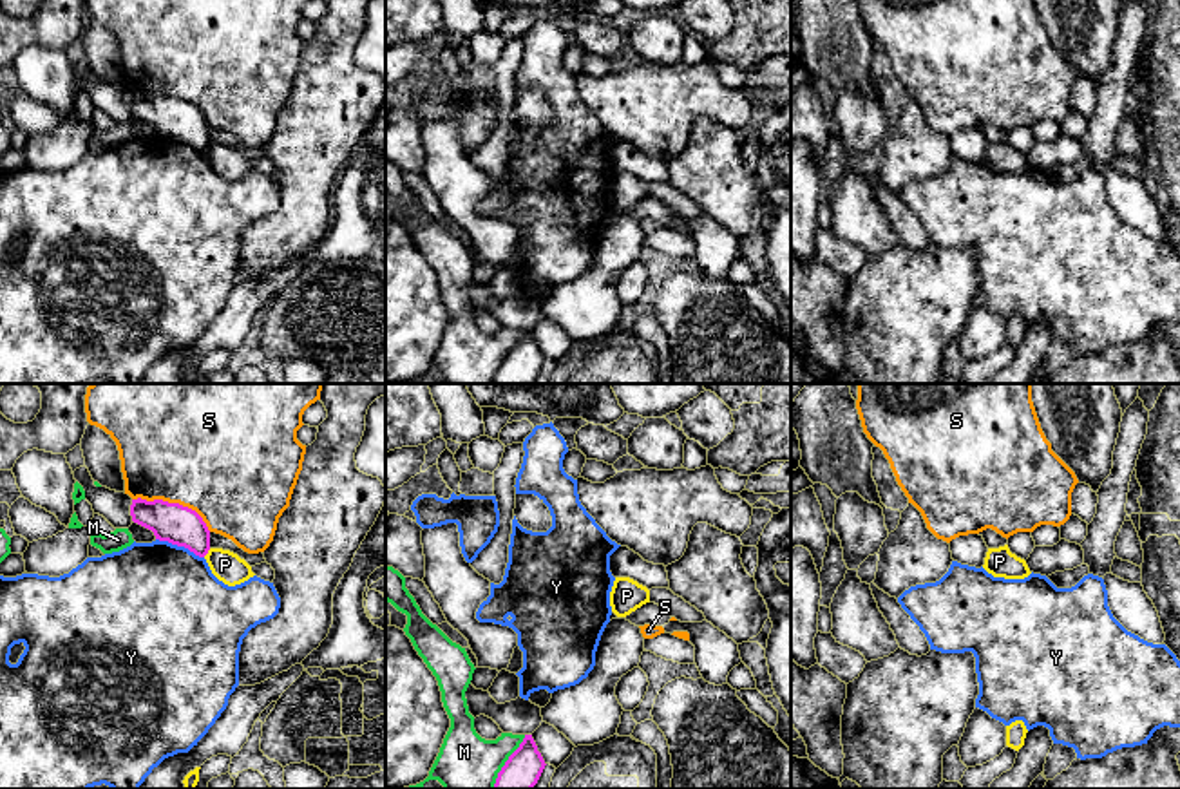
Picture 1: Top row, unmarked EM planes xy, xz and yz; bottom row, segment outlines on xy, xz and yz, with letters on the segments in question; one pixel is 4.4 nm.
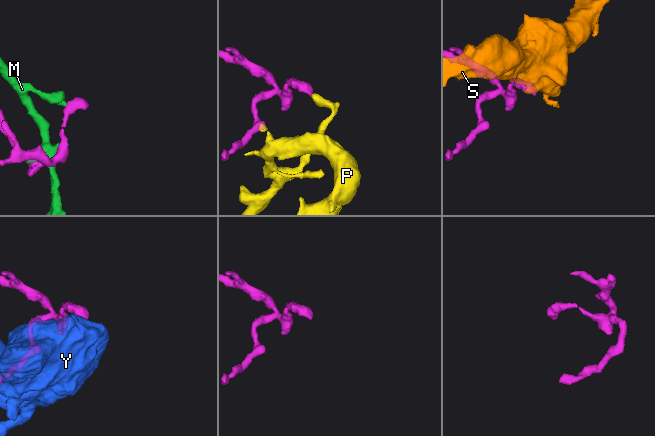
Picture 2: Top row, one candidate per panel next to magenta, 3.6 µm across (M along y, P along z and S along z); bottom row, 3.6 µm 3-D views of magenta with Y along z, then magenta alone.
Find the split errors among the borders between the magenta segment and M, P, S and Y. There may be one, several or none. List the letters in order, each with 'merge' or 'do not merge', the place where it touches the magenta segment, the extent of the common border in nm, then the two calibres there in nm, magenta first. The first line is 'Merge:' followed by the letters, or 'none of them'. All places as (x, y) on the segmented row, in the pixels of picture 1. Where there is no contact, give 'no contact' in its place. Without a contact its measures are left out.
Merge: none of them
M: do not merge; contact xz (505, 762); length 280 nm; calibres 170 and 280 nm
P: do not merge; contact xy (207, 552); length 50 nm; calibres 180 and 140 nm
S: do not merge; contact xy (174, 503); length 380 nm; calibres 180 and 500 nm
Y: do not merge; contact xy (180, 545); length 240 nm; calibres 180 and 500 nm

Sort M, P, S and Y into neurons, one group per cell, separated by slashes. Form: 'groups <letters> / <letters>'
groups M / P / S / Y

